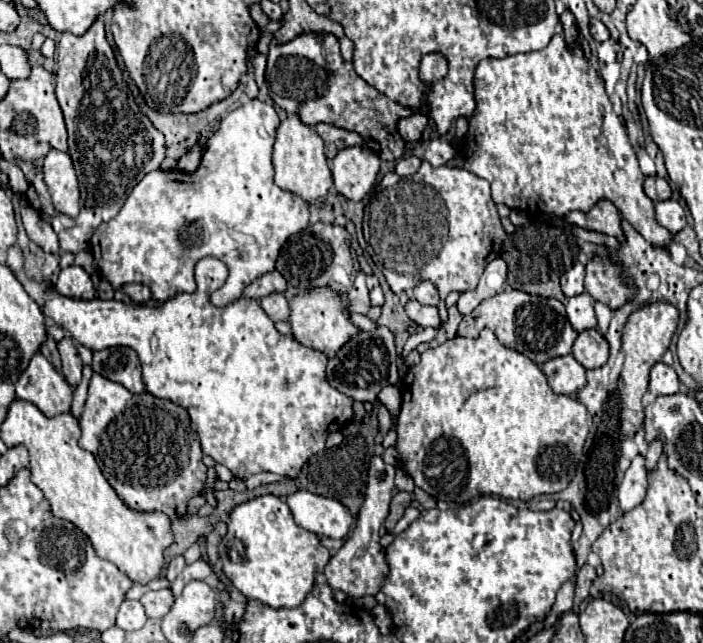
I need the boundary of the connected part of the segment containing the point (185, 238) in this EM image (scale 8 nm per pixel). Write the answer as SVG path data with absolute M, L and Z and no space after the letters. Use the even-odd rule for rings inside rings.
M252 99L252 101L248 101L244 107L234 109L234 111L230 111L230 113L224 117L224 121L220 123L218 131L208 139L208 143L206 143L206 147L204 147L206 151L204 151L202 163L200 163L200 167L198 167L194 173L184 173L184 171L178 171L178 169L174 169L174 171L160 171L160 169L156 169L156 171L146 173L144 179L142 179L142 181L132 189L132 193L128 195L128 199L126 199L126 203L122 205L120 213L118 213L114 219L110 219L108 223L102 223L102 225L96 229L94 237L92 237L92 247L90 247L90 251L94 253L94 257L96 257L96 261L98 261L98 269L100 269L102 277L106 277L106 279L112 283L112 287L122 287L122 285L126 285L126 283L144 283L144 285L150 287L152 299L156 299L156 301L166 301L166 299L172 299L176 293L194 293L194 291L196 291L196 281L194 281L194 265L196 265L196 261L202 259L202 257L216 257L216 259L220 259L220 261L226 263L226 267L228 267L228 279L226 279L226 283L224 283L220 289L216 289L216 291L210 295L210 301L212 301L216 307L224 307L224 305L230 305L230 303L234 303L236 299L242 297L244 285L250 285L254 279L258 279L258 275L264 275L266 271L274 271L274 263L276 263L276 257L278 257L282 245L286 243L286 239L288 239L290 235L302 231L302 229L308 225L308 217L310 217L310 211L308 211L310 207L308 207L308 203L304 203L304 201L302 201L300 197L296 197L296 195L290 195L288 191L282 191L282 189L274 183L274 167L272 167L270 155L272 155L272 145L274 145L274 135L276 135L278 125L280 125L280 119L278 119L274 107L268 105L268 103L264 103L264 101L260 101L260 99Z

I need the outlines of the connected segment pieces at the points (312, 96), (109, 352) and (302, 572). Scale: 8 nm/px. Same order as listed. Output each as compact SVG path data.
M302 33L286 45L270 45L266 81L270 97L286 113L296 113L304 125L330 123L346 131L356 131L362 135L364 145L384 161L400 159L406 149L396 123L414 113L428 113L426 107L418 111L412 107L402 107L370 87L356 75L354 65L342 59L340 43L330 33Z
M110 347L94 353L92 371L100 373L102 377L124 385L130 393L142 393L142 369L134 349L130 347Z
M262 495L252 501L240 503L232 513L230 513L230 523L228 523L228 533L220 543L220 561L222 561L222 571L226 579L246 597L246 599L256 599L268 607L274 609L292 609L302 605L306 595L314 587L314 577L318 571L316 559L330 559L330 551L320 543L318 535L302 529L300 525L294 523L292 513L286 505L276 495Z

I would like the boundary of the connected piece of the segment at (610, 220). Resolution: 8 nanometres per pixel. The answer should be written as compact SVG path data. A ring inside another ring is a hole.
M608 199L598 201L594 205L594 209L590 209L586 214L580 211L572 211L564 217L564 221L589 231L598 231L598 233L604 233L604 235L612 235L618 241L624 241L622 229L620 229L618 209Z

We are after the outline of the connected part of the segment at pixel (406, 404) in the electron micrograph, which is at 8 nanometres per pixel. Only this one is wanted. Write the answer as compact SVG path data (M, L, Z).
M482 331L480 337L476 339L466 339L466 337L454 337L446 343L442 343L436 349L428 349L422 353L422 359L416 367L412 367L400 387L402 393L402 409L398 415L398 441L396 441L396 451L398 451L398 459L402 469L414 479L416 487L424 489L428 495L452 503L452 505L462 505L468 503L470 499L478 497L478 495L500 495L504 499L520 499L520 501L530 501L536 495L544 495L544 493L558 493L562 489L568 487L570 479L574 479L574 471L576 465L580 463L582 457L582 447L584 441L588 437L590 431L590 415L586 411L586 407L568 395L556 395L548 383L546 383L546 375L542 373L542 369L532 363L526 355L504 347L492 331Z

